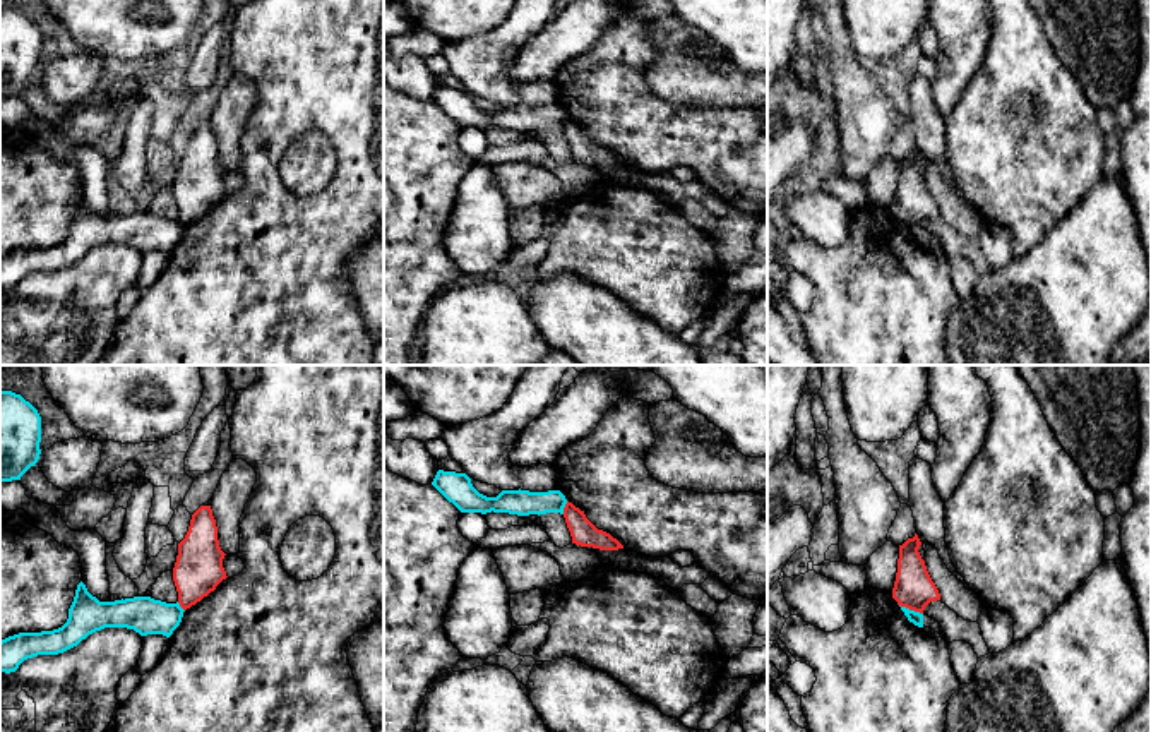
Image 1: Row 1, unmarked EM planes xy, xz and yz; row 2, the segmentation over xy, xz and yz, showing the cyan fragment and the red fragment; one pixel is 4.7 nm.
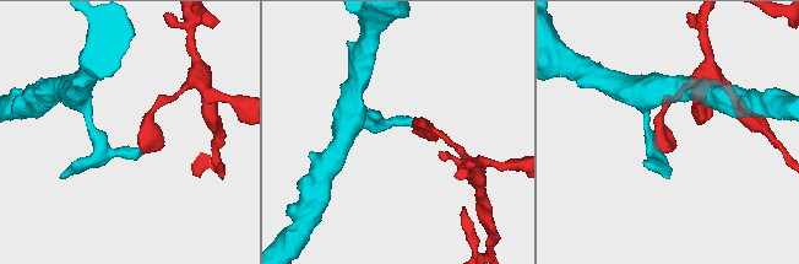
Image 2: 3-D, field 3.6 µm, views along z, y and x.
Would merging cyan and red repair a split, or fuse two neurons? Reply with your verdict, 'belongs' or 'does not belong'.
does not belong

